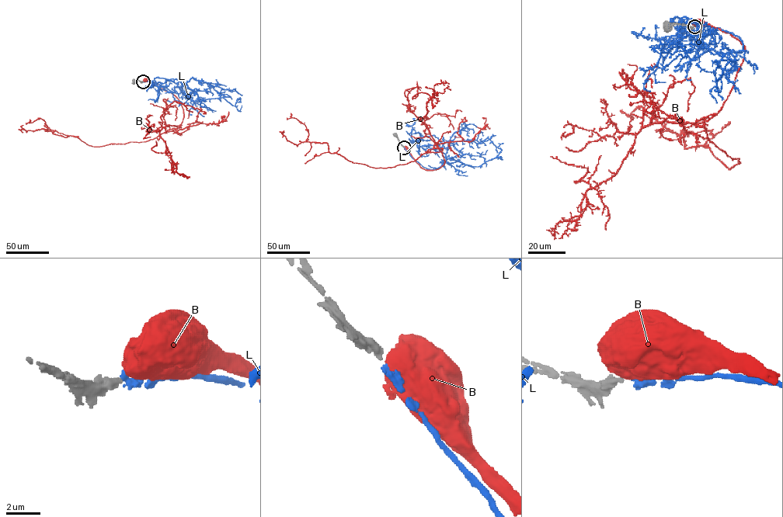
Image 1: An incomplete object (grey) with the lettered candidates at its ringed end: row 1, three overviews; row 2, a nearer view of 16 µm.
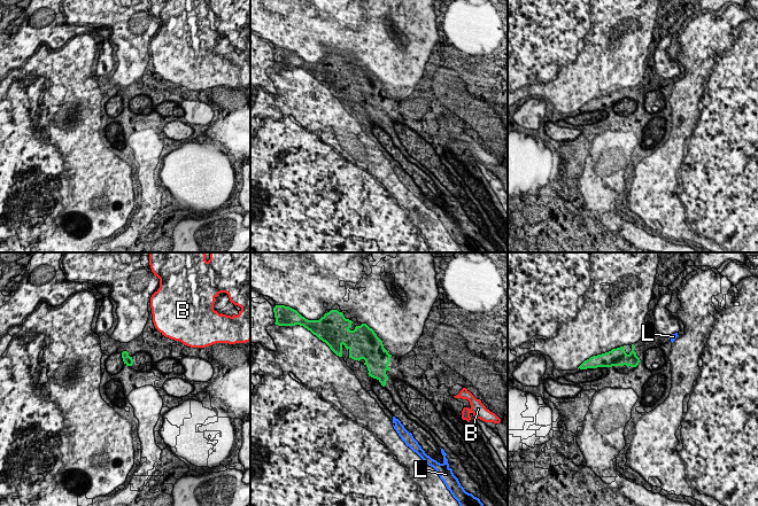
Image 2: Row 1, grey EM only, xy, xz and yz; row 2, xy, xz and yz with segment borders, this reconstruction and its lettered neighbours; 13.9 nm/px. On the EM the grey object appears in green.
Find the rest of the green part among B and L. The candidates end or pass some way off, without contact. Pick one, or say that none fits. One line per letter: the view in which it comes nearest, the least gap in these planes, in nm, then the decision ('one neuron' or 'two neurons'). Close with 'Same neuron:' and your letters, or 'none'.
B: xy | 500 nm | two neurons
L: xz | 460 nm | one neuron
Same neuron: L

